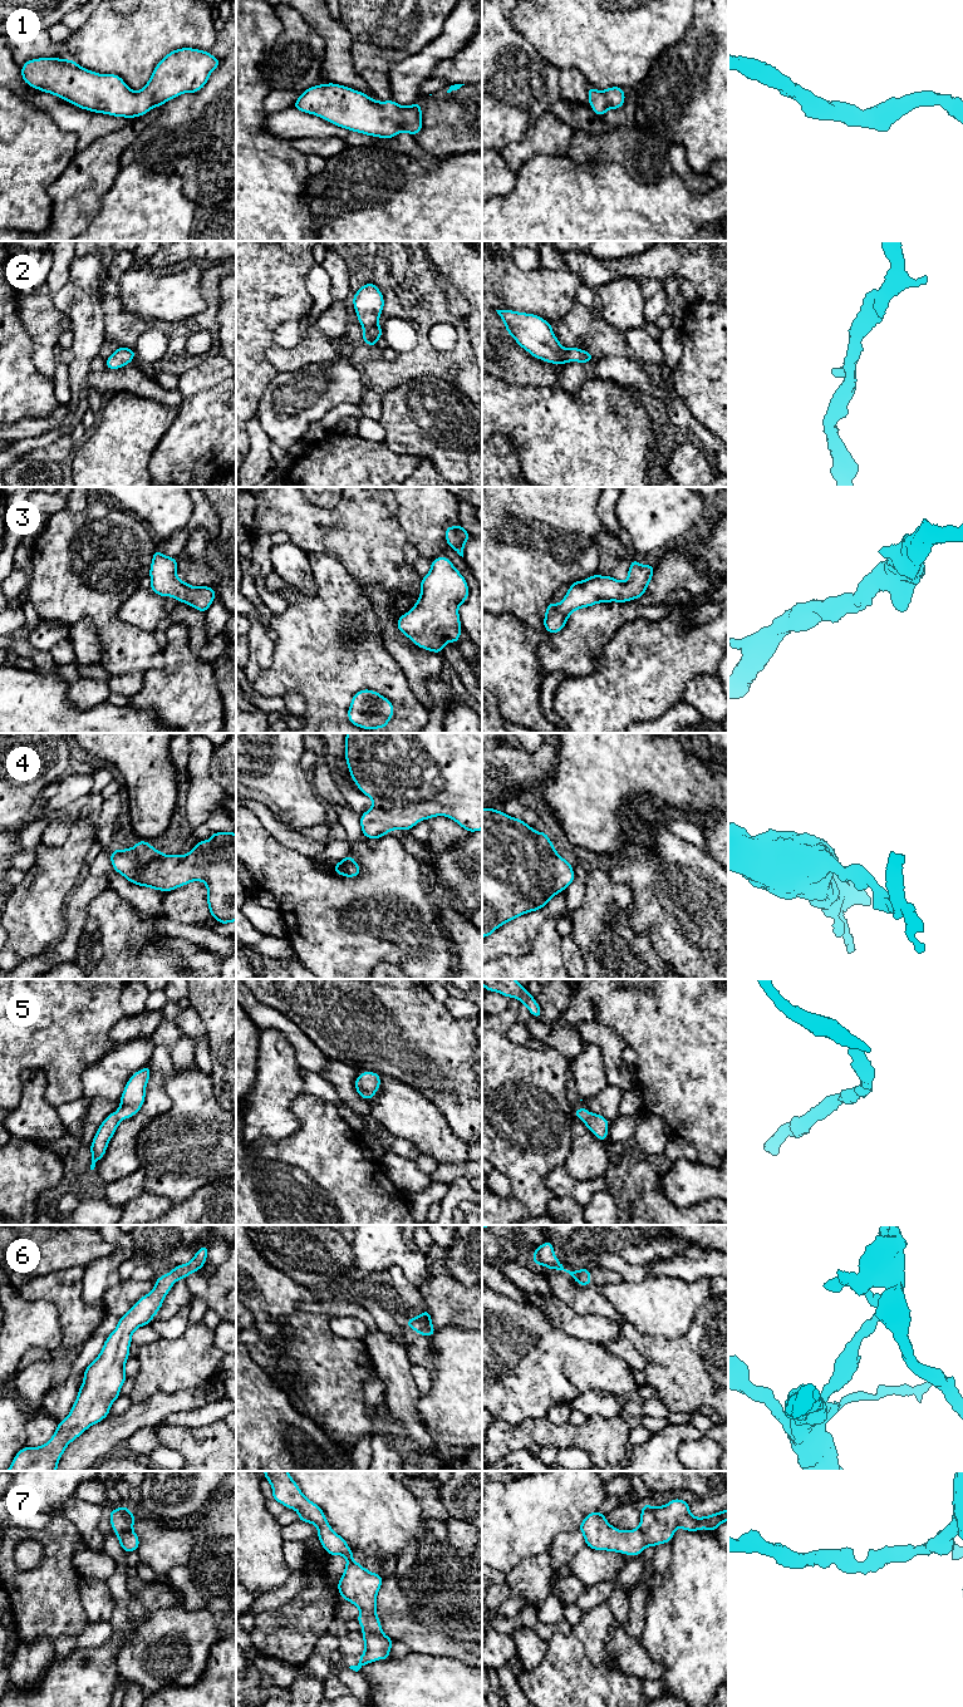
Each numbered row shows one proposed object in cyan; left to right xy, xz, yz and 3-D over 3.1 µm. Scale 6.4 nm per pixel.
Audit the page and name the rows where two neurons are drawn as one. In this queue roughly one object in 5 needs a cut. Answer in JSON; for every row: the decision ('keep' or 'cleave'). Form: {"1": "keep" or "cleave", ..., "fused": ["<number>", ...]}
{"1": "keep", "2": "keep", "3": "keep", "4": "keep", "5": "keep", "6": "cleave", "7": "keep", "fused": ["6"]}

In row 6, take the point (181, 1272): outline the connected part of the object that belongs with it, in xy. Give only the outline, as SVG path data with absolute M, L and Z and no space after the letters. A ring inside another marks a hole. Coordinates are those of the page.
M203 1245L197 1250L193 1259L187 1264L181 1264L173 1268L168 1274L162 1275L164 1280L169 1280L173 1285L178 1279L187 1278L191 1273L195 1273L203 1268L208 1254L208 1245Z

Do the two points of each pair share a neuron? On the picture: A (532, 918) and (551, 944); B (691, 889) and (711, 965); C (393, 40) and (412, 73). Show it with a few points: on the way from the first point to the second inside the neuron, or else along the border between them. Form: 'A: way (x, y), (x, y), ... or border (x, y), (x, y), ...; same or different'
A: border (554, 916), (548, 916), (541, 923), (526, 953); different
B: way (692, 908), (711, 928), (711, 947); same
C: border (430, 43), (417, 53), (398, 60), (386, 72); different

